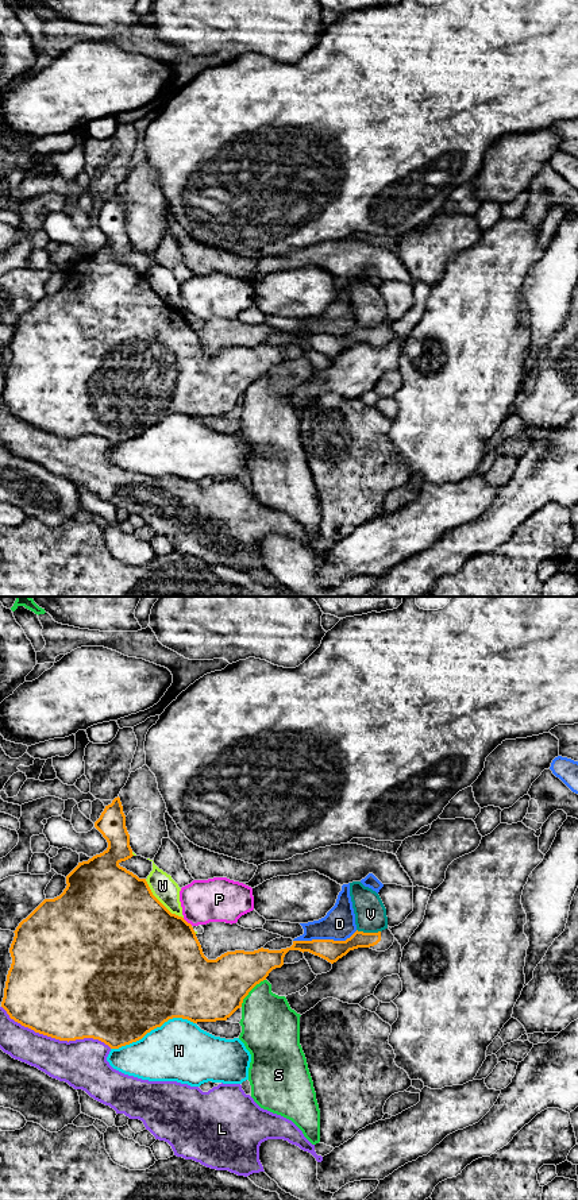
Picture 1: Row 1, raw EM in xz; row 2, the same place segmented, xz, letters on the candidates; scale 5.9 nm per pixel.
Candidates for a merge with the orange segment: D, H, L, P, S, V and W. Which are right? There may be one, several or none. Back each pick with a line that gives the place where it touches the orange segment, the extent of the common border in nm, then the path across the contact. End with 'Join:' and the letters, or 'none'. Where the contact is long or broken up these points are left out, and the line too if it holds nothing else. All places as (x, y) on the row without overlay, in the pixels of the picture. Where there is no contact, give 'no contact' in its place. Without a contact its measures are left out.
Join: none

